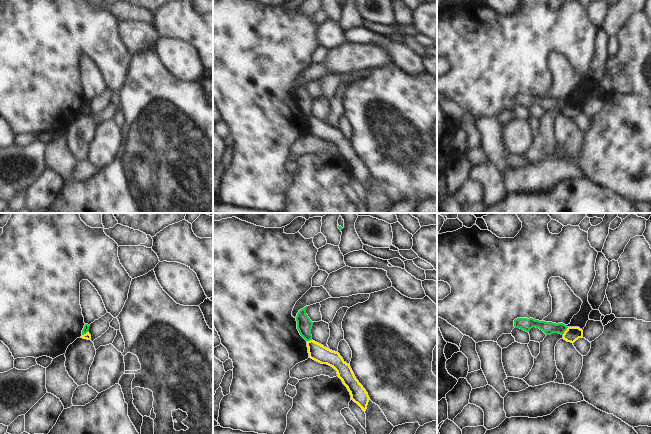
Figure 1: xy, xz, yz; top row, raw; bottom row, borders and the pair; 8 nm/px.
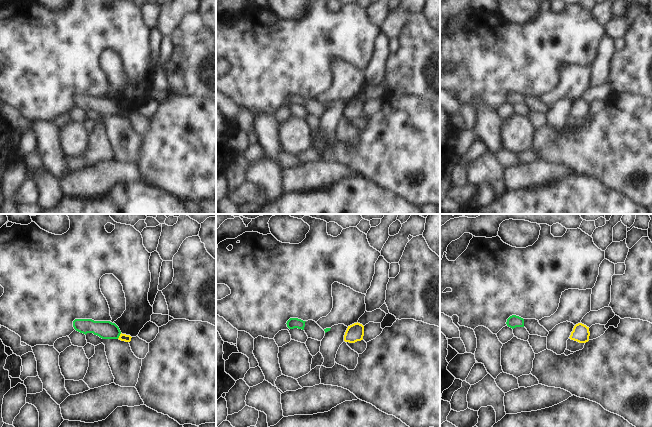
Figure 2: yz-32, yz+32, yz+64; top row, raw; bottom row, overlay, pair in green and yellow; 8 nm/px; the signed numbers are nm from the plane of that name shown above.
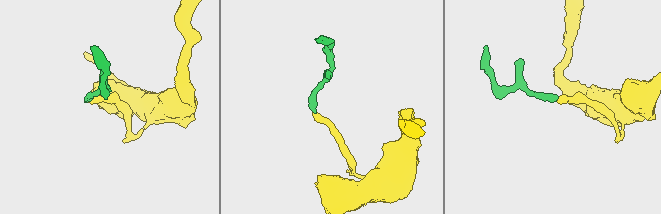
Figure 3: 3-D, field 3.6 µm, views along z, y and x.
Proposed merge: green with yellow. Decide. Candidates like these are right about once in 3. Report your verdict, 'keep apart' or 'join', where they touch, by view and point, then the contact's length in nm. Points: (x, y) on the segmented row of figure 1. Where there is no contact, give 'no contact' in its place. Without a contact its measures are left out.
keep apart | yz (565, 330) | 80 nm

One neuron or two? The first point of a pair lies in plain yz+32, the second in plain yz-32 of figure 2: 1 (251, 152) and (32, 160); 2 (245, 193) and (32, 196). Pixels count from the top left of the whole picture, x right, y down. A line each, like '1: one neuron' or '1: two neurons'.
1: one neuron
2: one neuron

